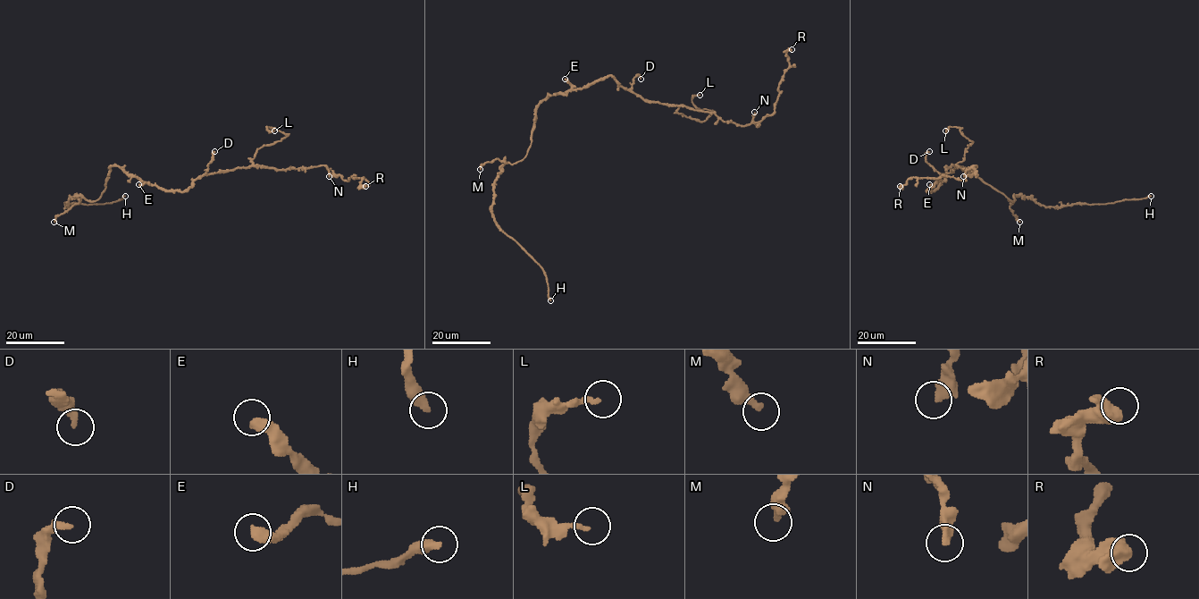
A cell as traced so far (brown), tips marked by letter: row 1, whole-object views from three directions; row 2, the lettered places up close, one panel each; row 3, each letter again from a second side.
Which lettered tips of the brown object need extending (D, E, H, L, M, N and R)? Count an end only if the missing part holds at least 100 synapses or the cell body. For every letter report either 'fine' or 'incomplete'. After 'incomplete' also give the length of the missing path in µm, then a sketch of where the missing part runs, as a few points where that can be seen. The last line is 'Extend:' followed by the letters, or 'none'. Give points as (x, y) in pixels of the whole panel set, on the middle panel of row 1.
D: fine
E: fine
H: incomplete; missing 160 µm
L: fine
M: fine
N: fine
R: fine
Extend: H

